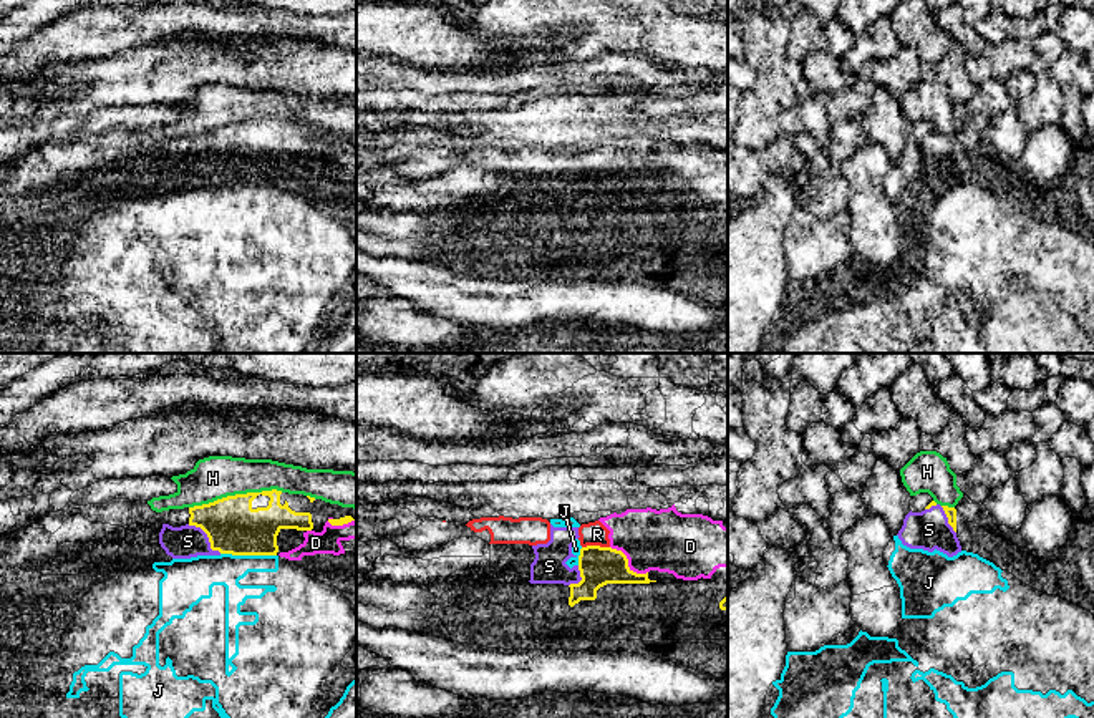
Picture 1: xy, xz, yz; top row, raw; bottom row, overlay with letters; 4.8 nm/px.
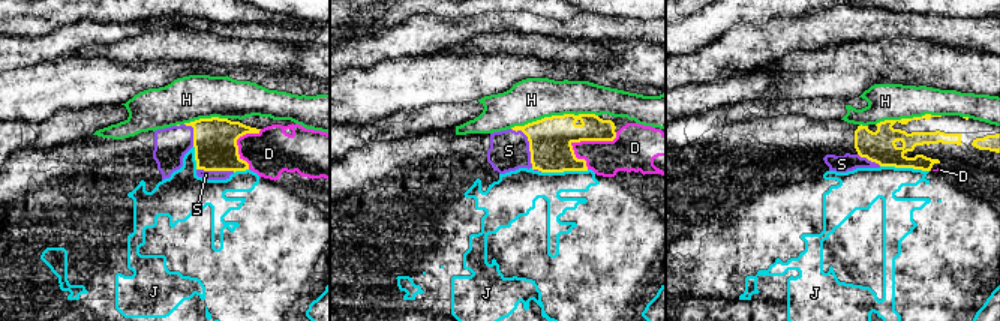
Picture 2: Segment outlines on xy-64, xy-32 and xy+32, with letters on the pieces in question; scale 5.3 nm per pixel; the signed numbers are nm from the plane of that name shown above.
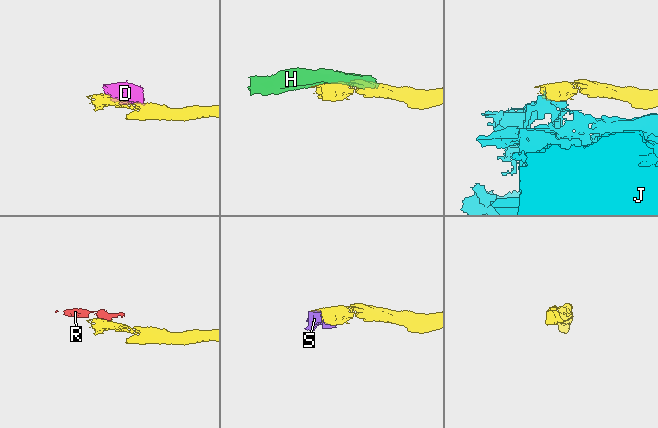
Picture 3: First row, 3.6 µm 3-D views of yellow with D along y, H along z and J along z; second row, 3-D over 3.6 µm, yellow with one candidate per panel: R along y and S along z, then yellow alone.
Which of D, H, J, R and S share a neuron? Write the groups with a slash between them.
D R / H / J / S

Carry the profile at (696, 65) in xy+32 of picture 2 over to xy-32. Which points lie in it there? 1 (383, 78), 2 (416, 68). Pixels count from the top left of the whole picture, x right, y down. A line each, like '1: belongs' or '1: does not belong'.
1: does not belong
2: does not belong

